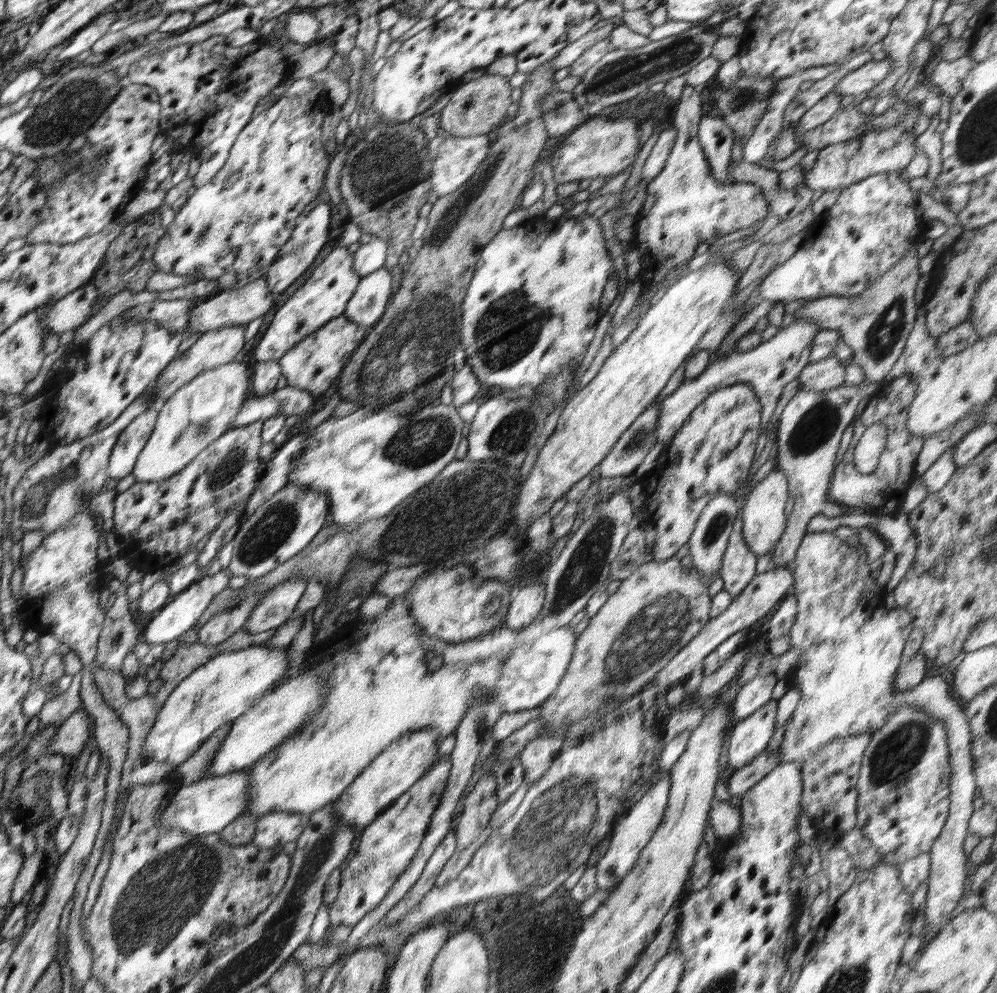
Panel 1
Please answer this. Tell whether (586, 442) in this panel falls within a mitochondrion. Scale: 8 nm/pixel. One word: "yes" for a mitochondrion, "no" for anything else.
no

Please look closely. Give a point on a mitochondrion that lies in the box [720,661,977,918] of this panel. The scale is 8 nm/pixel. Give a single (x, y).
(901, 750)

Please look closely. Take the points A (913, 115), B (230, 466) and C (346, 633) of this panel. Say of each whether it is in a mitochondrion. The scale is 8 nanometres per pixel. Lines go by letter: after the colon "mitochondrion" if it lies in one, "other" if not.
A: other
B: mitochondrion
C: other

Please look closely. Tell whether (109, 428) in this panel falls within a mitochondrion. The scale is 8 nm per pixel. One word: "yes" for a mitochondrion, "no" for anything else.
no

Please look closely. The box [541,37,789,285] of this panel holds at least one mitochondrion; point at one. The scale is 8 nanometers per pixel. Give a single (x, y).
(745, 97)

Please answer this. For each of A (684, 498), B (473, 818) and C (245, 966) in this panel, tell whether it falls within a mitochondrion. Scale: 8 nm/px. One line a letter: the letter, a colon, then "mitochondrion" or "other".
A: other
B: other
C: mitochondrion

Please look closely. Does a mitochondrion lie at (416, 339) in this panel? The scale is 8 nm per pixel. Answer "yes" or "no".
yes

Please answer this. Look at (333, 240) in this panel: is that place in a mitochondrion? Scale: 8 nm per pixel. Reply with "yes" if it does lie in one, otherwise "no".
no

